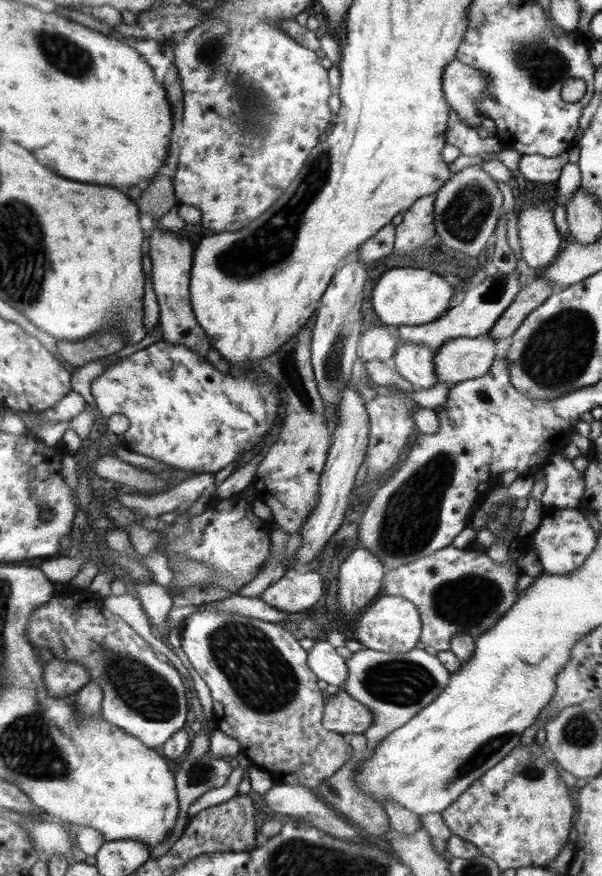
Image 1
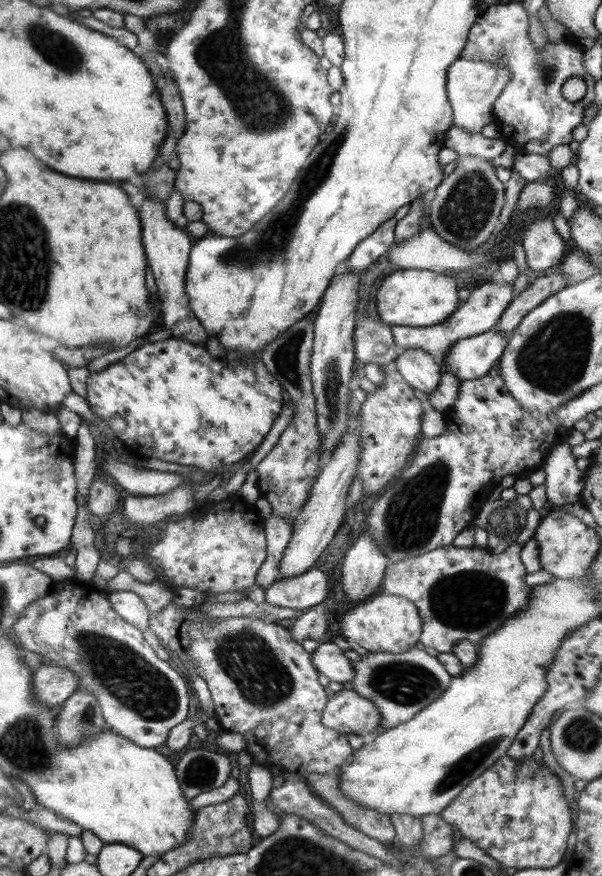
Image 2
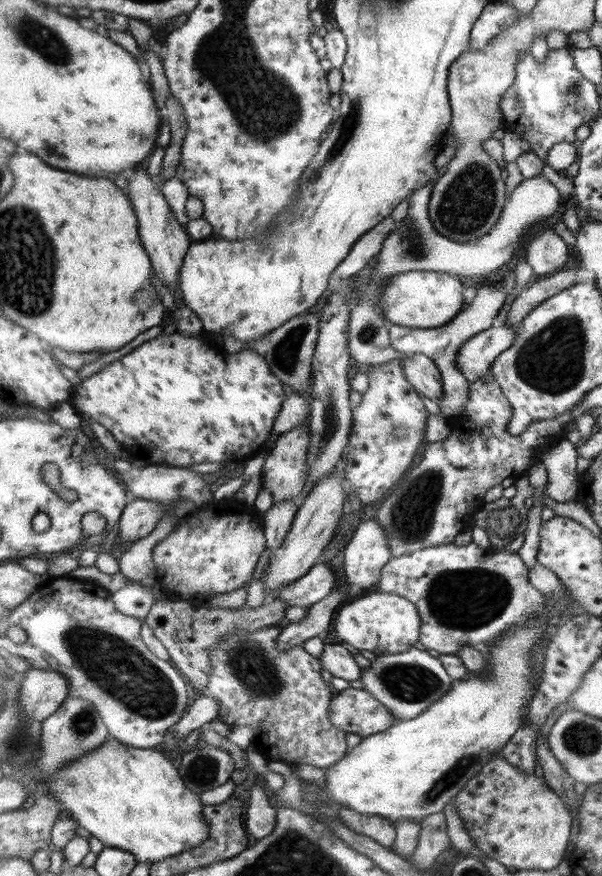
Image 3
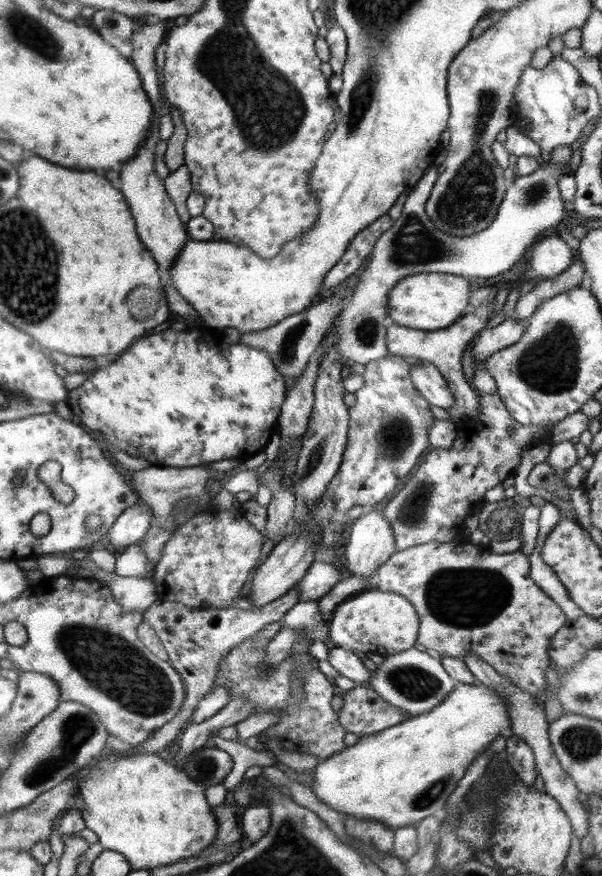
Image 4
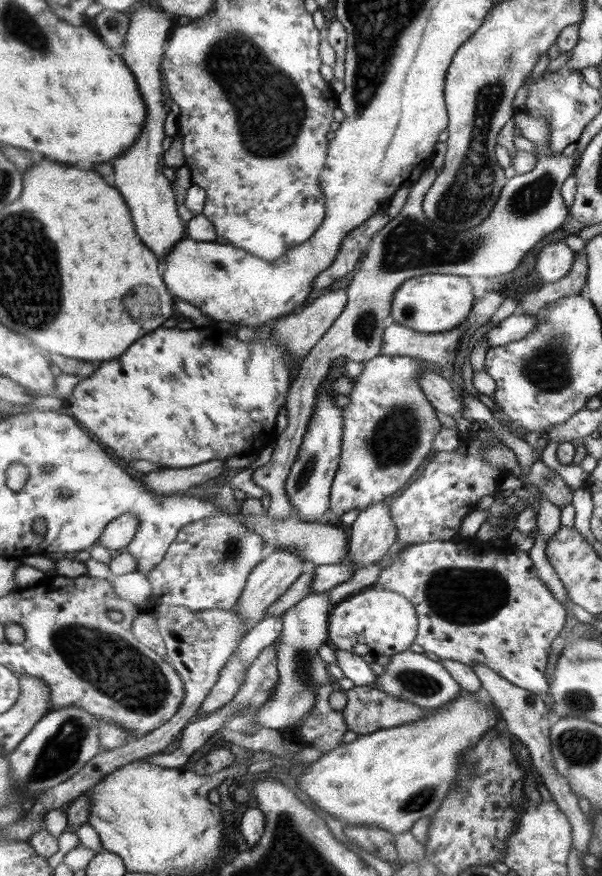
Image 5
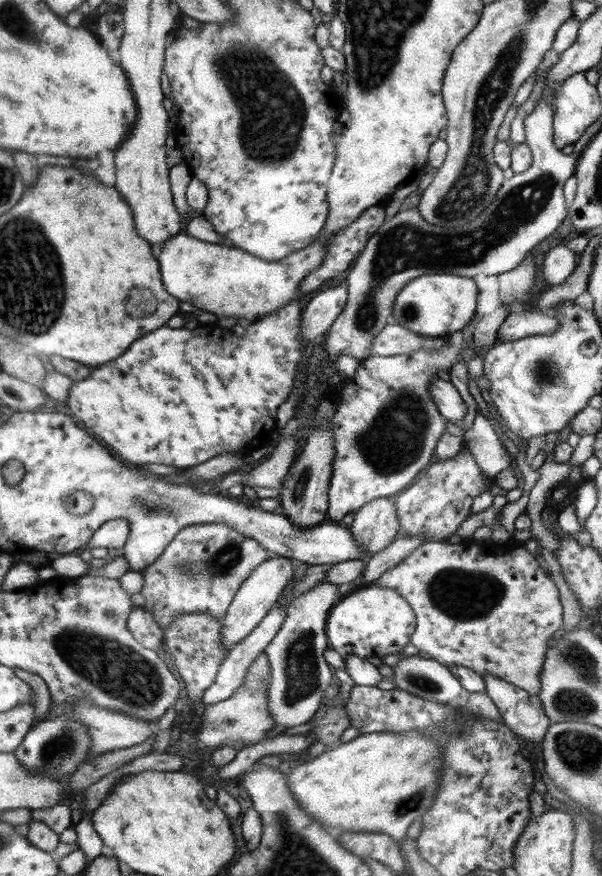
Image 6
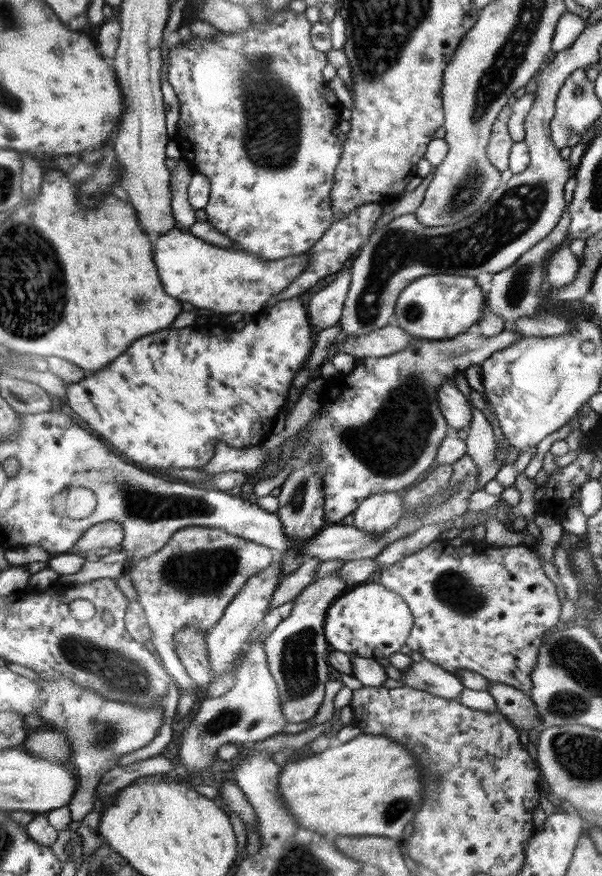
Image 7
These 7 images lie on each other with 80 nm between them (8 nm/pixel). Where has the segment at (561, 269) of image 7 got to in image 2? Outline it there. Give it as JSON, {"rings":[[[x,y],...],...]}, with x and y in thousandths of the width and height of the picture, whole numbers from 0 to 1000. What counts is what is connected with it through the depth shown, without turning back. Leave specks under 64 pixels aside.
{"rings":[[[884,250],[870,260],[865,275],[879,306],[899,311],[930,301],[940,292],[937,276],[920,260],[917,250]]]}

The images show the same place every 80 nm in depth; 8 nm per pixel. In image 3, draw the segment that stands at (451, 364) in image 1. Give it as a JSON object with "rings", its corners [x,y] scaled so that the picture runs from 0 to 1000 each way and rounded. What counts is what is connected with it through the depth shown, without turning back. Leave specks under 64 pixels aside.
{"rings":[[[819,371],[761,397],[759,419],[781,437],[812,426],[814,416],[855,387],[852,374],[854,371]]]}

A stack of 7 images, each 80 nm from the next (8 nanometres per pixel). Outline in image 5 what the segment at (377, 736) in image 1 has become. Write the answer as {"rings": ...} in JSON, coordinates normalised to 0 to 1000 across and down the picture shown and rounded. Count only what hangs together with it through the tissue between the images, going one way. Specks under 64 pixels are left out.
{"rings":[[[693,740],[651,748],[650,755],[640,760],[640,767],[625,773],[623,780],[628,782],[628,788],[701,808],[728,808],[743,805],[748,800],[757,799],[769,788],[733,755],[714,752]]]}

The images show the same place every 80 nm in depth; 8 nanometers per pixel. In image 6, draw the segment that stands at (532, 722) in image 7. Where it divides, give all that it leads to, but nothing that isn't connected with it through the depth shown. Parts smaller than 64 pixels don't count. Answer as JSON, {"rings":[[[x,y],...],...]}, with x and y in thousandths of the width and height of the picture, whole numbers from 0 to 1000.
{"rings":[[[804,771],[806,776],[806,790],[819,803],[826,806],[826,809],[834,816],[834,823],[844,828],[847,833],[854,834],[854,838],[867,840],[870,845],[902,852],[902,845],[907,840],[907,834],[915,828],[914,821],[904,815],[899,800],[894,793],[880,793],[877,790],[867,788],[841,779],[839,776],[829,775],[821,771]]]}

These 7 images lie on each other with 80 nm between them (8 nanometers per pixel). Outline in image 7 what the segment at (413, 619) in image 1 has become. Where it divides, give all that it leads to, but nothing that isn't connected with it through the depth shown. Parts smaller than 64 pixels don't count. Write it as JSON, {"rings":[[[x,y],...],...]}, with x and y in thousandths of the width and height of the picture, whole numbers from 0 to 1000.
{"rings":[[[625,661],[583,668],[542,699],[540,727],[548,742],[628,753],[673,742],[688,711],[683,696],[658,676],[635,670]]]}

